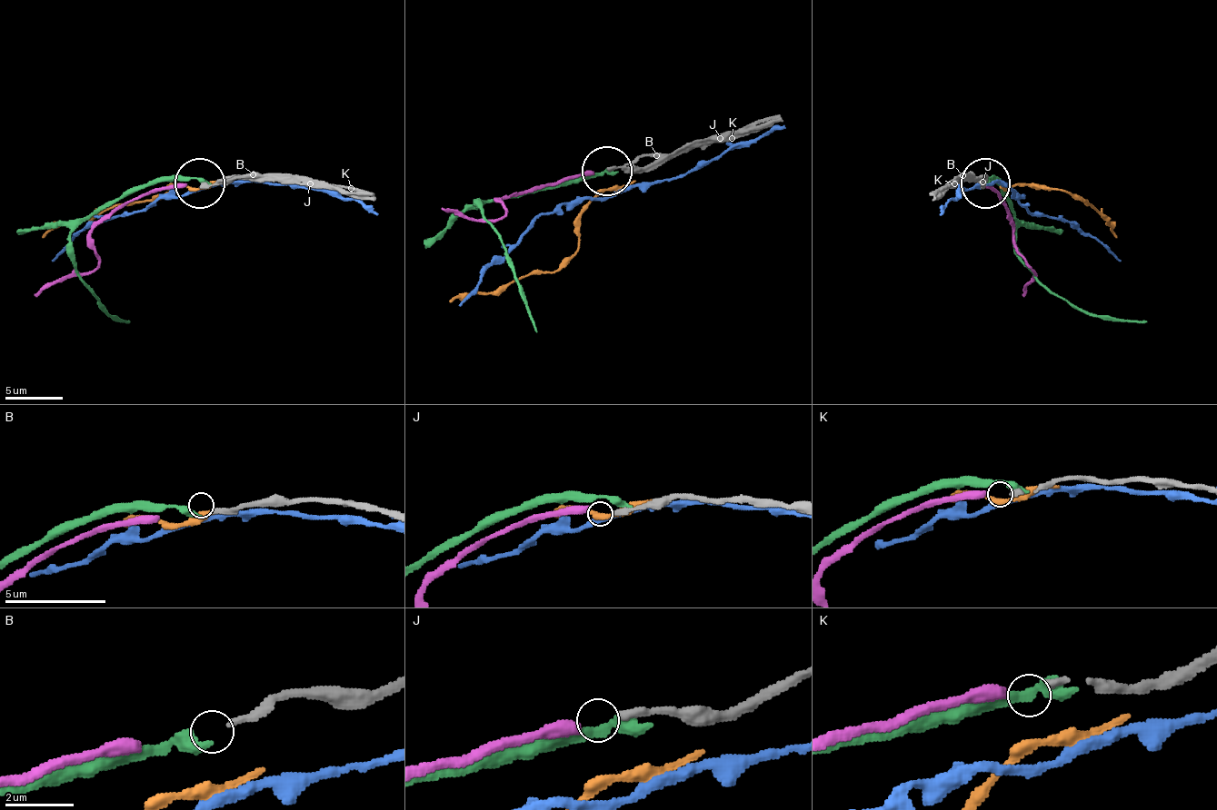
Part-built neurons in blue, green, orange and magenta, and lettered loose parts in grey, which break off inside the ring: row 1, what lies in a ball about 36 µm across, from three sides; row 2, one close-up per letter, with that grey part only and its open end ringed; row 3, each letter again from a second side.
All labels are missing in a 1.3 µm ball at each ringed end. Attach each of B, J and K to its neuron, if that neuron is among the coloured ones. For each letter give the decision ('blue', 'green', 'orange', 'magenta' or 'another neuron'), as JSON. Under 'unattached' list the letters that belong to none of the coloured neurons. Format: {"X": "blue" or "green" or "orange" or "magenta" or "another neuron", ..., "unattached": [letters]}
{"B": "green", "J": "another neuron", "K": "magenta", "unattached": ["J"]}

